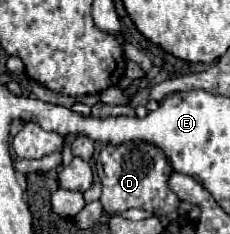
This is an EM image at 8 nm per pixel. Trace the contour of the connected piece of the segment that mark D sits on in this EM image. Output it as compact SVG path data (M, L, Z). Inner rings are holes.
M128 142L120 146L104 146L100 152L100 162L104 168L102 196L100 202L106 214L120 214L128 208L146 208L154 214L170 214L180 206L178 196L168 188L168 174L172 170L168 158L162 150L148 142Z

